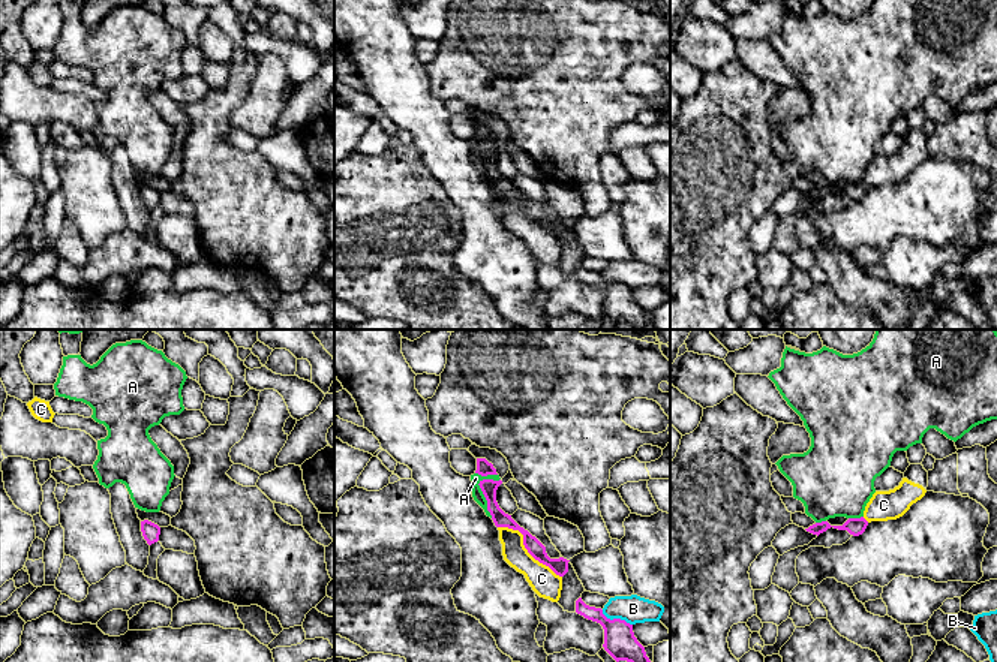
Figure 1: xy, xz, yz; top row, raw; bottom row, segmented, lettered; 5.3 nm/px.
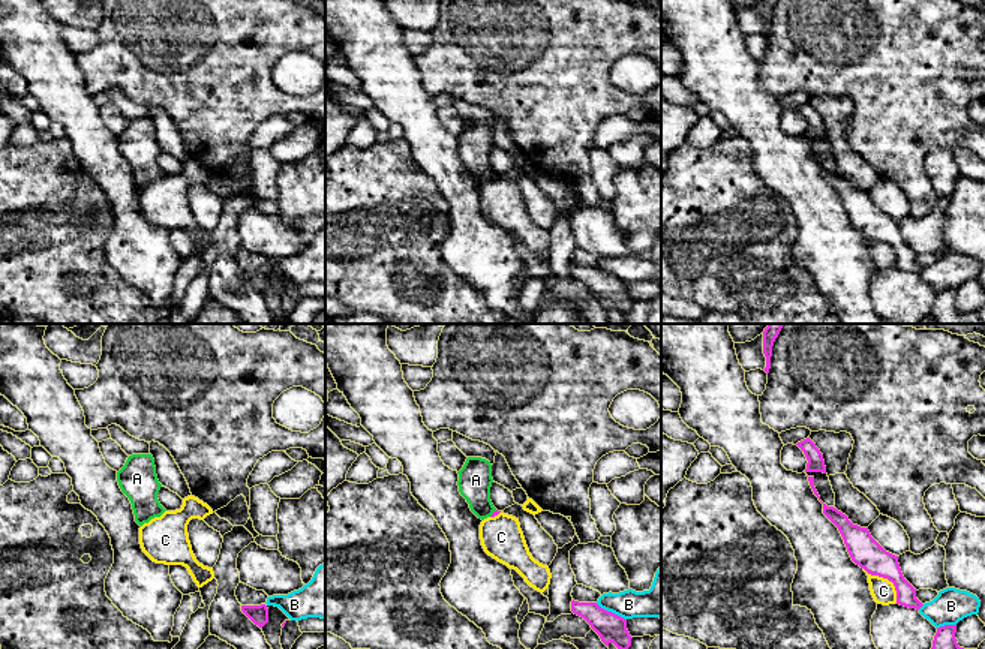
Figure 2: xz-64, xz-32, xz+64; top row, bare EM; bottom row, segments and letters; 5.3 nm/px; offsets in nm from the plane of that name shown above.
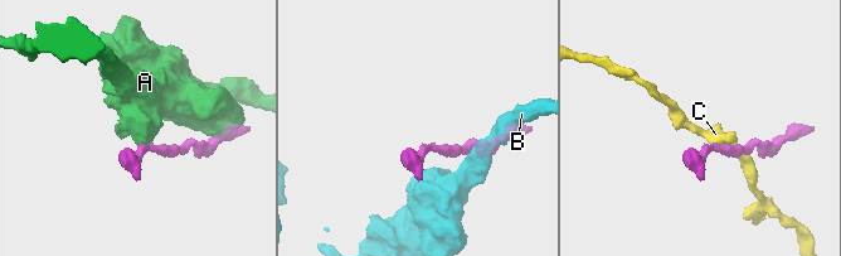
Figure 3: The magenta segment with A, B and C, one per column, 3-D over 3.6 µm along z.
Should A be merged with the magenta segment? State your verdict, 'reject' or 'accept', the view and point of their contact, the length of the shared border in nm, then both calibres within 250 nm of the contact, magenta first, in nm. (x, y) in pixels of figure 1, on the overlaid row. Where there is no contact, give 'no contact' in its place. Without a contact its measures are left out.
reject | xz (483, 493) | 260 nm | 90/60 nm

